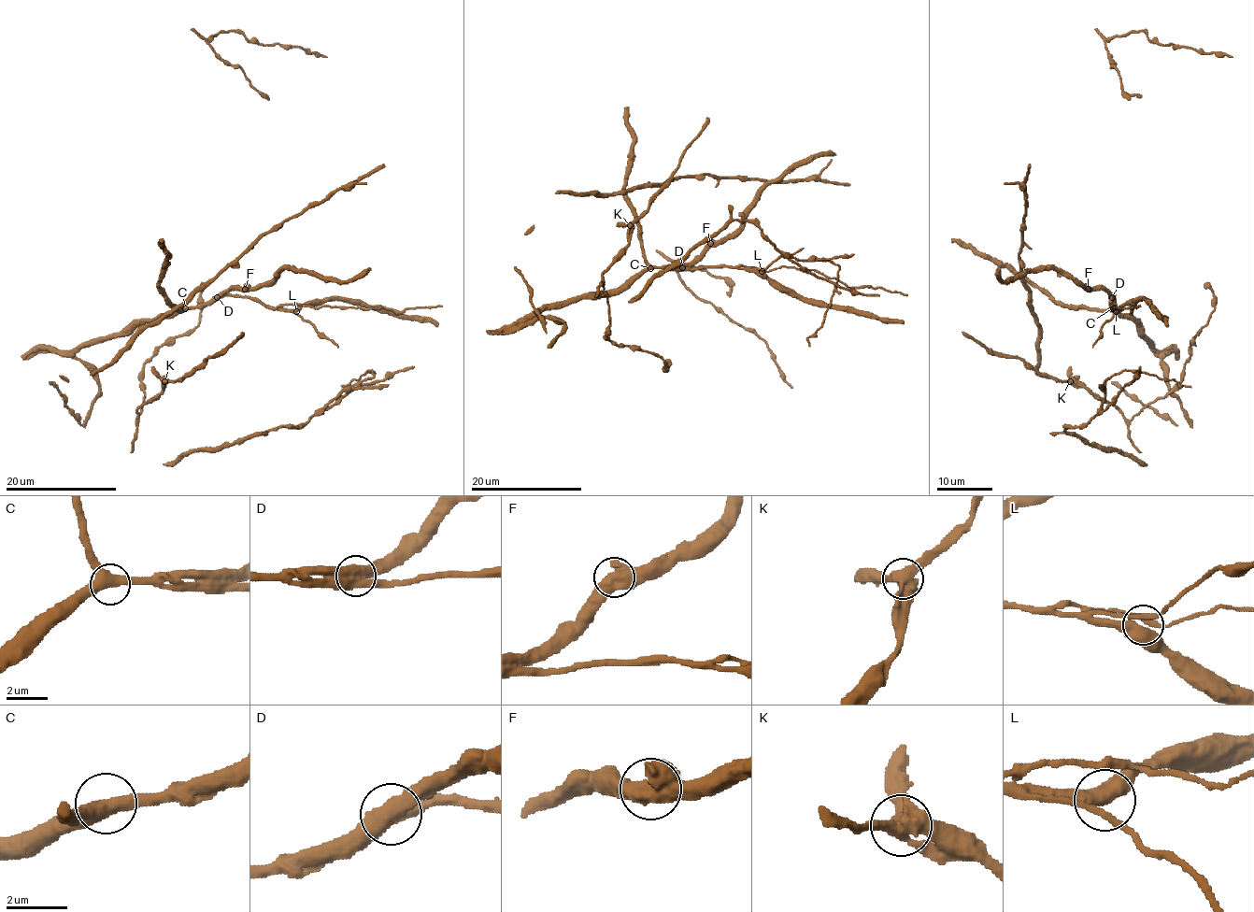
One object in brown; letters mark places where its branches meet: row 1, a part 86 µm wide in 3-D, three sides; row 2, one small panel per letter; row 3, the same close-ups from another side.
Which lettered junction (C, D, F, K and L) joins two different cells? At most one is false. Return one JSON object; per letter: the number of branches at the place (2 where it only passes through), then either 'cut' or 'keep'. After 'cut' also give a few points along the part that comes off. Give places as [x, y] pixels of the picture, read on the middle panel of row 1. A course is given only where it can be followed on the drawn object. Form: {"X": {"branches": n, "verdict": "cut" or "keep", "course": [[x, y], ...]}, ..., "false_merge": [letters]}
{"C": {"branches": 3, "verdict": "keep"}, "D": {"branches": 3, "verdict": "keep"}, "F": {"branches": 3, "verdict": "keep"}, "K": {"branches": 3, "verdict": "keep"}, "L": {"branches": 3, "verdict": "keep"}, "false_merge": []}

